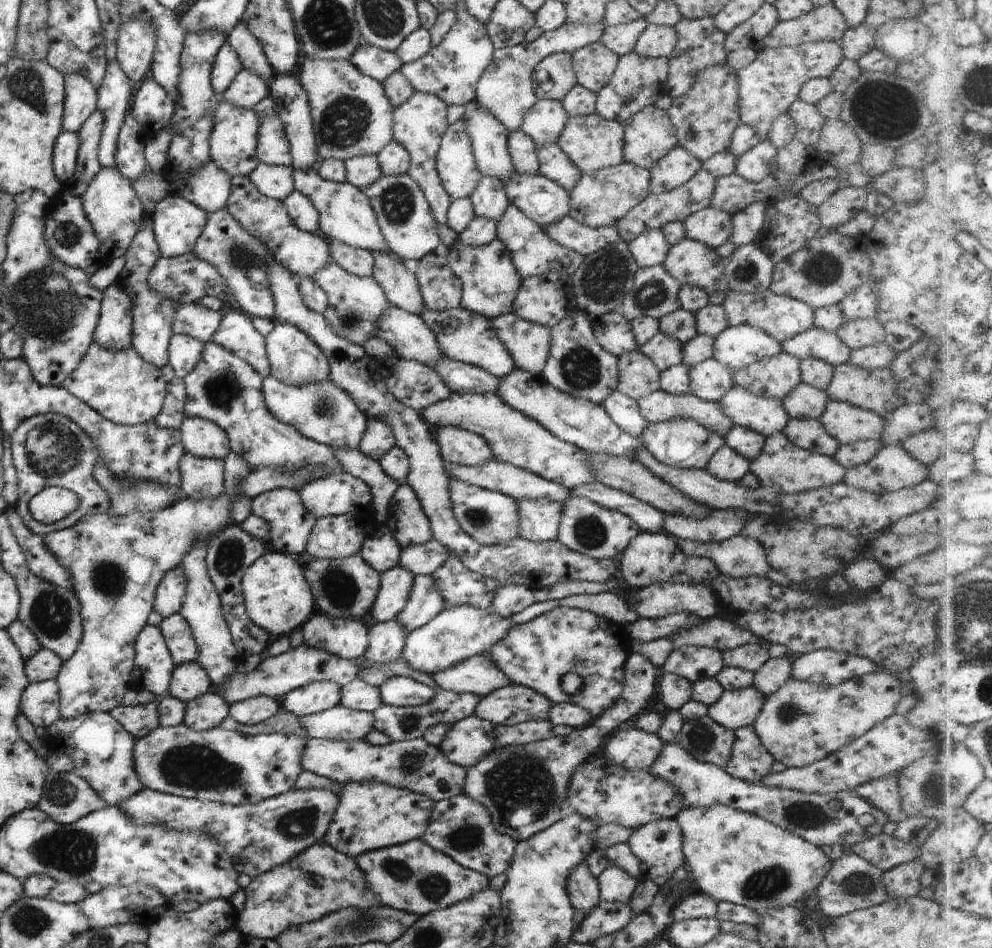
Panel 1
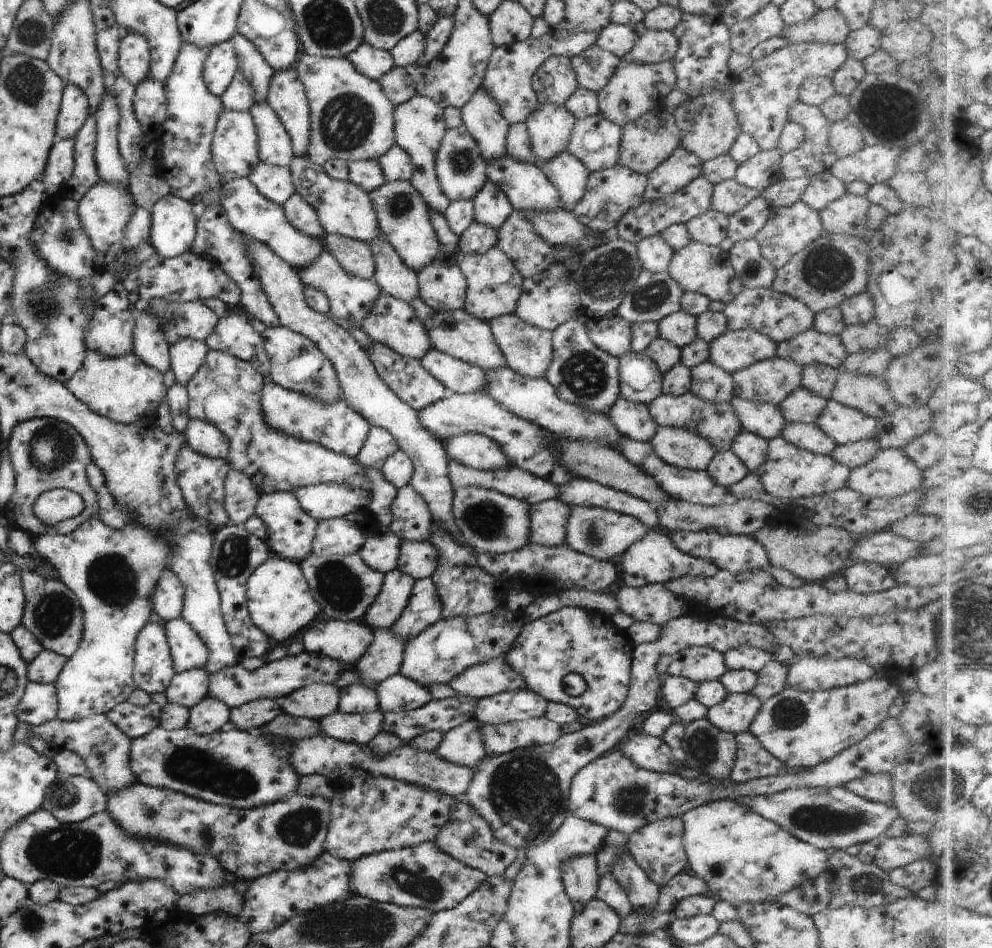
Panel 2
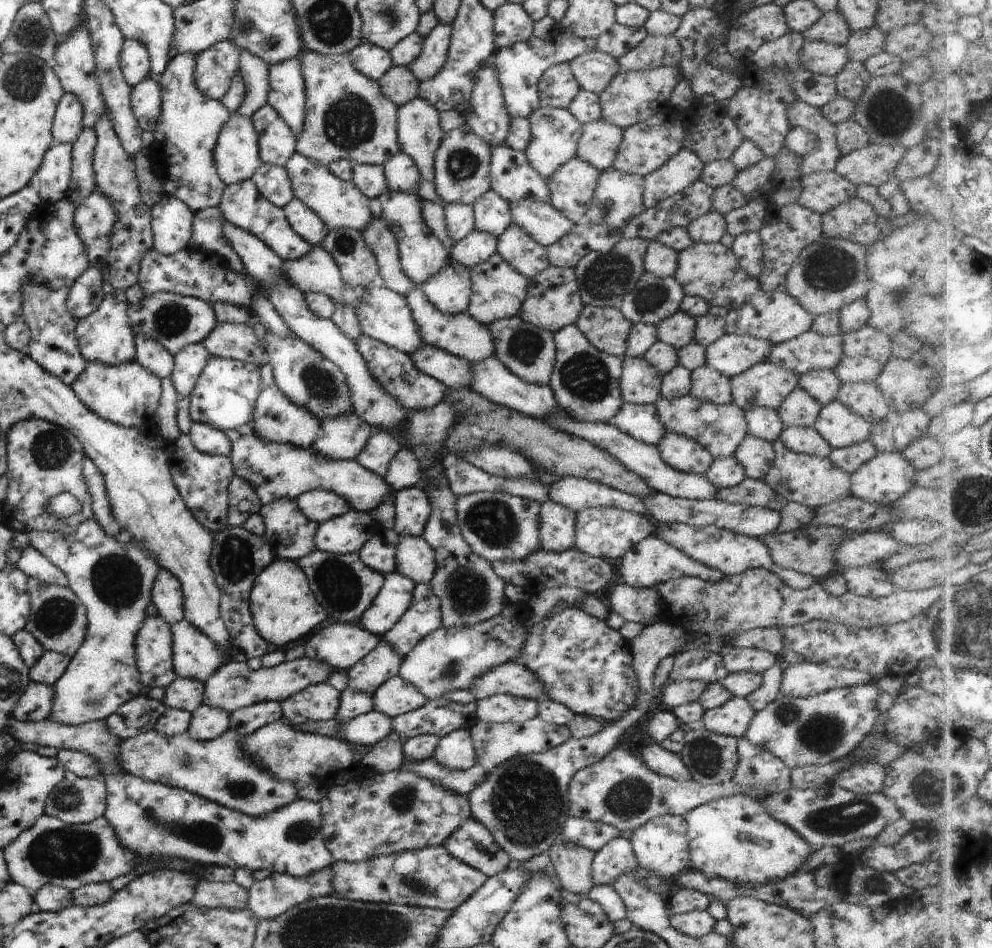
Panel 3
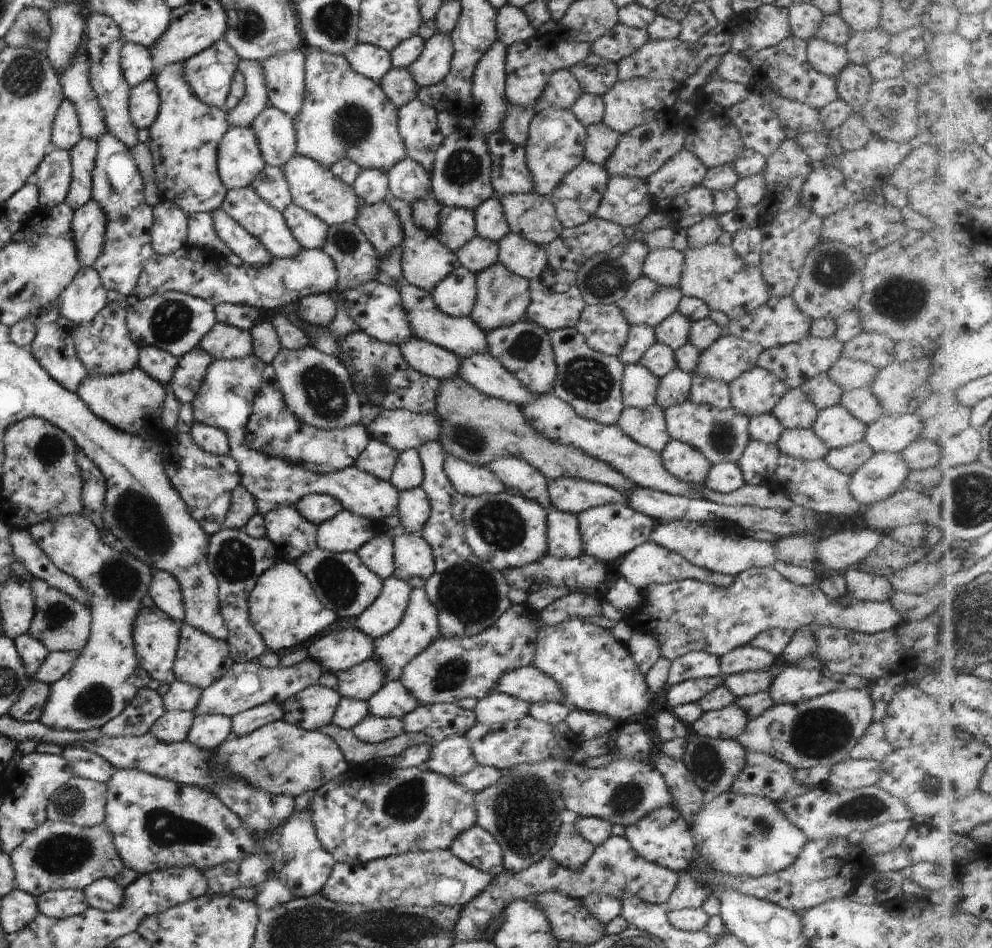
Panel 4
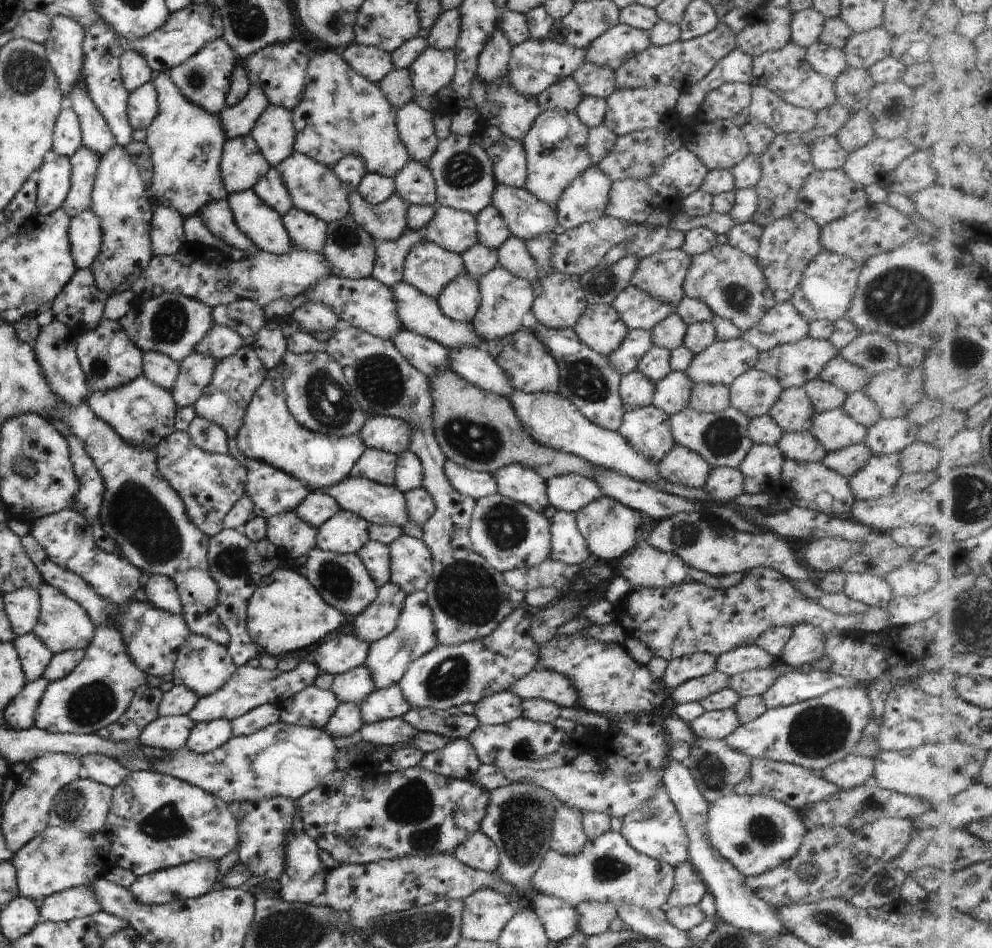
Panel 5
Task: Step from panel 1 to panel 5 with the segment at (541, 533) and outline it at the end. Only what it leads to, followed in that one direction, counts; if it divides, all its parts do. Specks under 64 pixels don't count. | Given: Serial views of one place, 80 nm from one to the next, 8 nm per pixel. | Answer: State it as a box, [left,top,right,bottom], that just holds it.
[549,511,592,566]

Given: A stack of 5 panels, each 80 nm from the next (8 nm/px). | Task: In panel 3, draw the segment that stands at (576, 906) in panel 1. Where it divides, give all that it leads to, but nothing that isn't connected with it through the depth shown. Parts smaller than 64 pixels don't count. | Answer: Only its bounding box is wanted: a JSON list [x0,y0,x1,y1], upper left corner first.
[546,841,595,896]

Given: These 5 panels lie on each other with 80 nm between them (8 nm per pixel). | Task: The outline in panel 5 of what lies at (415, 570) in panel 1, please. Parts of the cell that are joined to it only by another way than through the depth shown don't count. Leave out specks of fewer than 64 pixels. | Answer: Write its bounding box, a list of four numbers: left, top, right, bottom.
[388,534,431,594]

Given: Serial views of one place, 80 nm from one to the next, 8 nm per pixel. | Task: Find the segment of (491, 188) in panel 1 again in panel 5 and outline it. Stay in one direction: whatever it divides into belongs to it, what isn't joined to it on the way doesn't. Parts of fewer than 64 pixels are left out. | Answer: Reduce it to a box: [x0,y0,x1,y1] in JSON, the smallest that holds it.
[474,205,510,250]

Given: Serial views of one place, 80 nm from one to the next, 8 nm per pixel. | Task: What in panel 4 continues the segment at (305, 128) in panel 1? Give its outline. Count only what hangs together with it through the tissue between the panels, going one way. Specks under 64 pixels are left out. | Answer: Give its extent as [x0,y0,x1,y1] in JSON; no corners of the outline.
[258,46,305,120]

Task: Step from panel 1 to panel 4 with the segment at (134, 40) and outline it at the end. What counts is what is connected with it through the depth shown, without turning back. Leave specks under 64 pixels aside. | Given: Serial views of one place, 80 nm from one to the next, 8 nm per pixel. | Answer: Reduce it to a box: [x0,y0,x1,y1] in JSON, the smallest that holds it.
[118,43,154,88]

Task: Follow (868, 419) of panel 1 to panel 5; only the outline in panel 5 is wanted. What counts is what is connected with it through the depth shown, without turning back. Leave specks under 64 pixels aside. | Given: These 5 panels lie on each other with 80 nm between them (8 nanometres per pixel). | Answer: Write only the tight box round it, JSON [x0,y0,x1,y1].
[808,409,866,453]

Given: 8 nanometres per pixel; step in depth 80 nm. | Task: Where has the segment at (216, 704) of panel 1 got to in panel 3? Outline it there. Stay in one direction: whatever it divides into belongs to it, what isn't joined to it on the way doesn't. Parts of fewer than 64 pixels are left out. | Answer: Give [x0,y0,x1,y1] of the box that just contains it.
[186,704,228,741]

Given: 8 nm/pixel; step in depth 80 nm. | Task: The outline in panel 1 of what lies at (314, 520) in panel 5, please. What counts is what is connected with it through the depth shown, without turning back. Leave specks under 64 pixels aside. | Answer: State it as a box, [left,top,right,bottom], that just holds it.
[296,471,371,519]

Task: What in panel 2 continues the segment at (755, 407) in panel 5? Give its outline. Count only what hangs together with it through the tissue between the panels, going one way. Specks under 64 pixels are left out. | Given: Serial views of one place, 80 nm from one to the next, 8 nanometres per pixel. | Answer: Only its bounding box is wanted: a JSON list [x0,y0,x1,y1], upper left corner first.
[733,356,802,405]

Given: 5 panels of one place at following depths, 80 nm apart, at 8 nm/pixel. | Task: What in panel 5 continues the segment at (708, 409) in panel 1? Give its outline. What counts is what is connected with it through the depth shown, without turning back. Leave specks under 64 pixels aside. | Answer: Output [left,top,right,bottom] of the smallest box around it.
[668,406,753,470]

